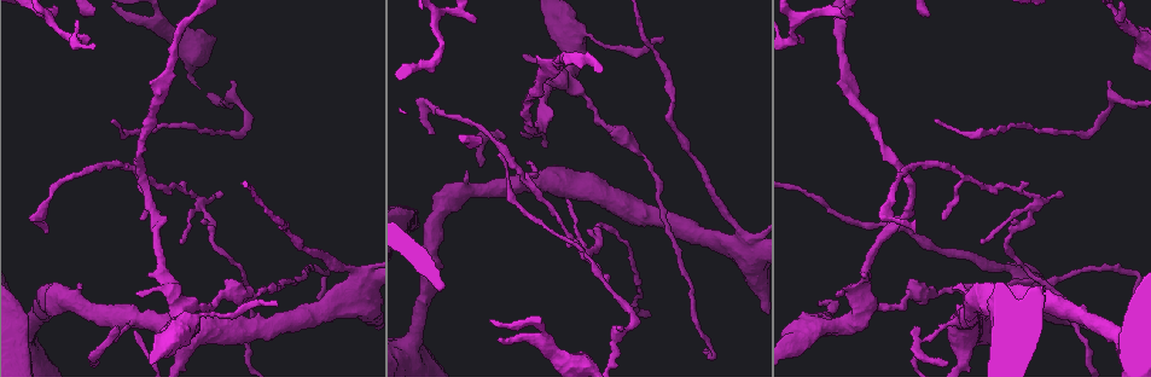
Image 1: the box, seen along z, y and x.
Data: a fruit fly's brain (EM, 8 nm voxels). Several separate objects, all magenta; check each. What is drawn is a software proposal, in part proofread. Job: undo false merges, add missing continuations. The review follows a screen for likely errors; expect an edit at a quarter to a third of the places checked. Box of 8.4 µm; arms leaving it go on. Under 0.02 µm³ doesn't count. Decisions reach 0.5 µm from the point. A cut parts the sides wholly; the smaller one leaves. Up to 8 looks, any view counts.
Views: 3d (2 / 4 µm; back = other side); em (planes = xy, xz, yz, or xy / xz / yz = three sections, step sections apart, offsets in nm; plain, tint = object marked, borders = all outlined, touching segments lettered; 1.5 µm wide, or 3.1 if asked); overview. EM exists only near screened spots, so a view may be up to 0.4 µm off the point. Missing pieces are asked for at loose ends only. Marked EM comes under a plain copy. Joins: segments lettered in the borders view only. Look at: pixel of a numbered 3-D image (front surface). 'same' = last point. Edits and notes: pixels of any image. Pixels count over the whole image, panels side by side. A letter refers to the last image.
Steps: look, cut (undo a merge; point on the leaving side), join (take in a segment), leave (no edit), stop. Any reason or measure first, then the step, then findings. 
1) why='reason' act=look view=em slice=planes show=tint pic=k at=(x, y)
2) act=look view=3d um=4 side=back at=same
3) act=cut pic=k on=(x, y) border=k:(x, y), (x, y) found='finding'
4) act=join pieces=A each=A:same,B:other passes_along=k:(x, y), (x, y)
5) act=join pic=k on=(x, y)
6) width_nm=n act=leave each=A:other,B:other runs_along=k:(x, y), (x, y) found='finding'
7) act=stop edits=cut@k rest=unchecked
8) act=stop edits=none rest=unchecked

why='branch stops here' act=look view=3d um=4 pic=1 at=(606, 274)

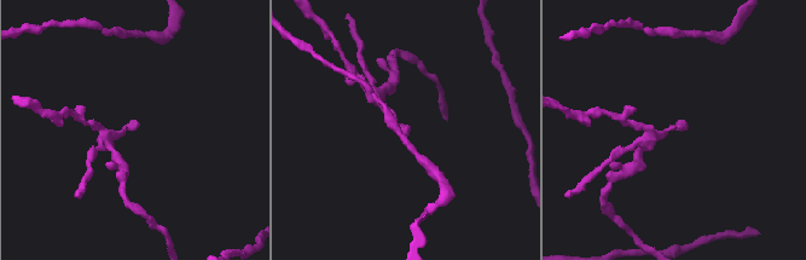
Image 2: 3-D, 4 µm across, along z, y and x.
why='now the EM' act=look view=em slice=xy step=4 show=borders pic=2 at=(138, 124)

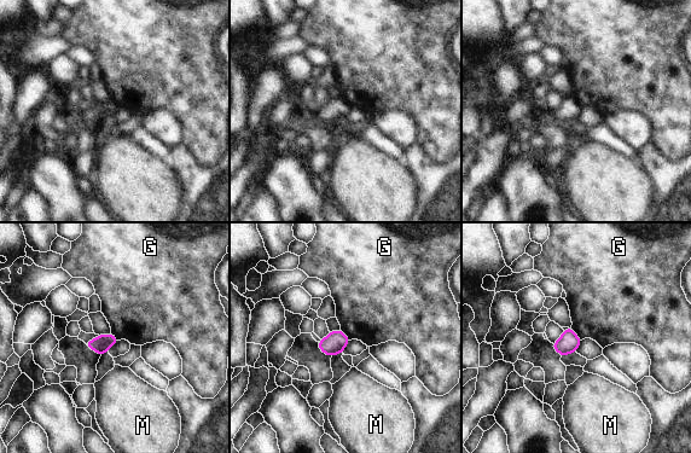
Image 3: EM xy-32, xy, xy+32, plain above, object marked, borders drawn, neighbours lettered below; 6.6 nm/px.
act=look view=em slice=planes show=borders at=same

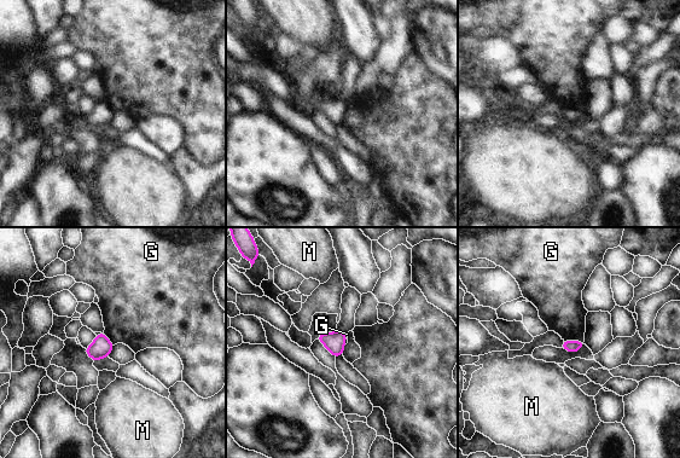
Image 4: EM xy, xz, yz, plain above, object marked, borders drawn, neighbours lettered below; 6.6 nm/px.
act=leave each=G:other,M:other found='no lettered segment goes on from it'

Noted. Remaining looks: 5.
act=look view=em slice=planes show=borders pic=1 at=(1008, 270)

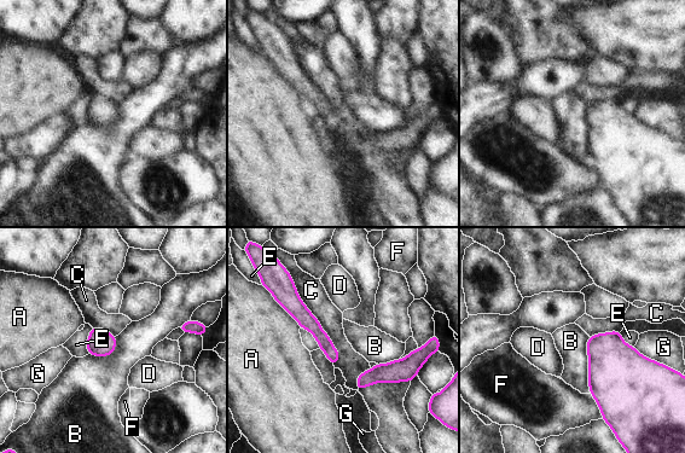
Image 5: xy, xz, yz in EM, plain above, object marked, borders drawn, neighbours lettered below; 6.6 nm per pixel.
width_nm=90 longest_contact=C:700nm act=leave each=A:other,B:other,C:other,D:other,E:other,F:other,G:other found='all the same neuron'

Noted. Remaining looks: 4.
why='branch stops here' act=look view=em slice=planes show=borders pic=1 at=(803, 44)

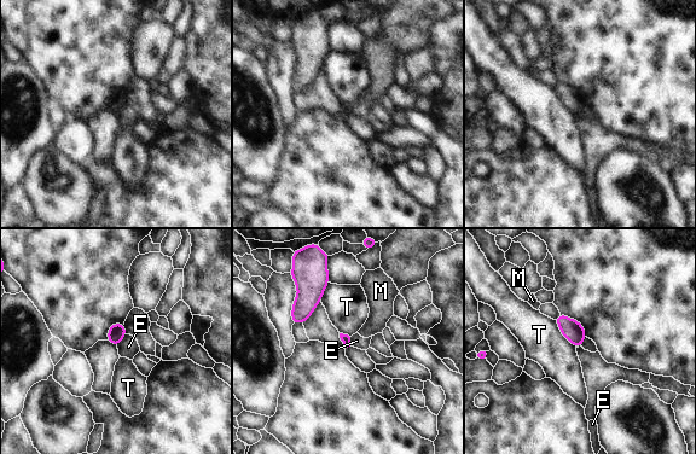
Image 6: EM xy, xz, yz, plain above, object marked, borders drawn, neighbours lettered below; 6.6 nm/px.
act=leave each=E:other,M:other,T:other border=6:(126, 333), (116, 345) found='no lettered segment goes on from it'

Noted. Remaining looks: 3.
act=stop edits=none rest=unchecked

